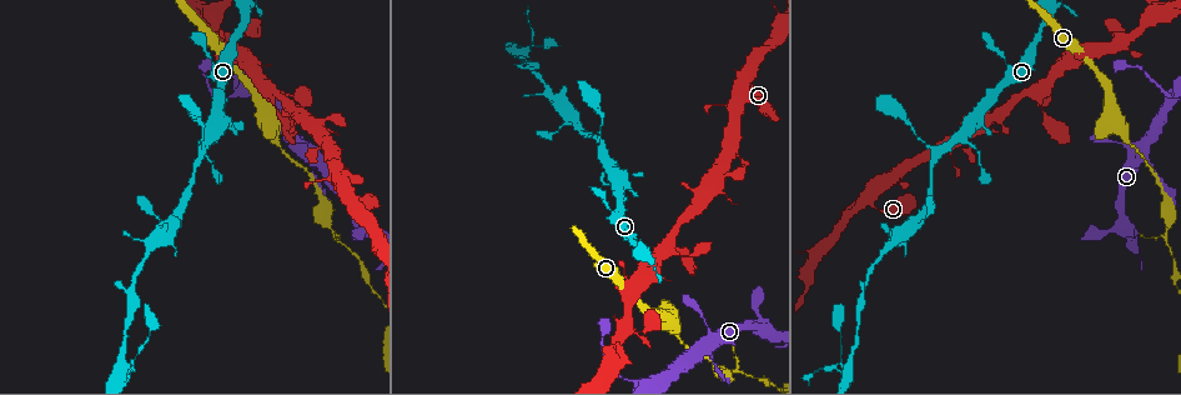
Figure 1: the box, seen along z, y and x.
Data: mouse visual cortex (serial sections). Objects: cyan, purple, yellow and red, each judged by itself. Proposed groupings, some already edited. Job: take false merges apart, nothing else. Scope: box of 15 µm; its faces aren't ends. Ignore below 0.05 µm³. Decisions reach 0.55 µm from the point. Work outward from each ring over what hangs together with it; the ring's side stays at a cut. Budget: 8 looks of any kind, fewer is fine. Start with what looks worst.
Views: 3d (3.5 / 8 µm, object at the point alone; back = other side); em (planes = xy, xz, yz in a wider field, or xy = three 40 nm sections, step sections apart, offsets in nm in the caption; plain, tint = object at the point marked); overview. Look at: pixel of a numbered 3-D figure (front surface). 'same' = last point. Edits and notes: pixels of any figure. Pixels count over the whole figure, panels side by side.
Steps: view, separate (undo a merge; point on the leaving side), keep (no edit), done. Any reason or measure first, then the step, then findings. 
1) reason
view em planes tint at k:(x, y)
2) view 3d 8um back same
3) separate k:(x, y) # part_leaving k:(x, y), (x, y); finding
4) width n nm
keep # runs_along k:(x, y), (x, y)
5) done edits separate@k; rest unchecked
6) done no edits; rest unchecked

thin neck
view 3d 3.5um back at 1:(751, 376)

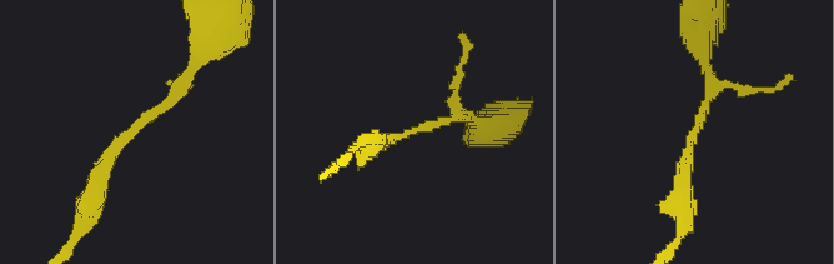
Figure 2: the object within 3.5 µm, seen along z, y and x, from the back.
view em xy step 3 tint at 2:(132, 129)

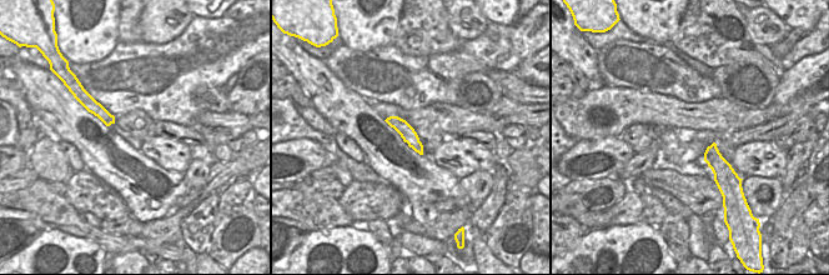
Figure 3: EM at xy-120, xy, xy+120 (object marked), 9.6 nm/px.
keep # runs_along 3:(390, 120), (395, 121), (420, 149); all the same cell

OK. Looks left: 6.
narrows sharply
view 3d 8um at 1:(595, 135)

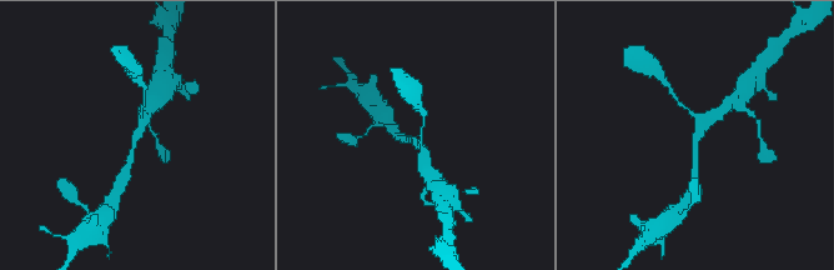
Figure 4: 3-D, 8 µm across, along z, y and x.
view em planes tint at 4:(413, 141)

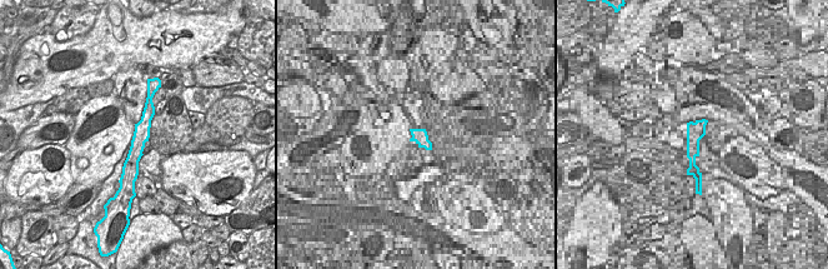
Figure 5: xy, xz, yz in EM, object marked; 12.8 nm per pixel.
arm_widths 200, 250 nm
keep # runs_along 4:(145, 119), (135, 135), (122, 183); continuous, no second cell

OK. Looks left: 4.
four arms meet
view 3d 8um at 1:(713, 337)

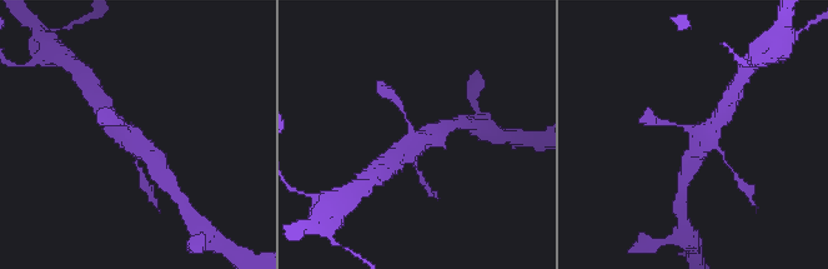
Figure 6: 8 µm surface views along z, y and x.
closer look
view 3d 3.5um at 6:(415, 137)

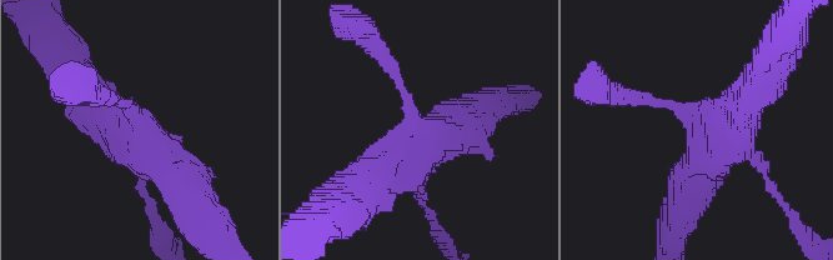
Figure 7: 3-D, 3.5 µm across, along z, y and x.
keep # runs_along 7:(190, 203), (182, 179), (83, 90); one cell here

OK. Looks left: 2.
view 3d 8um at 1:(638, 286)

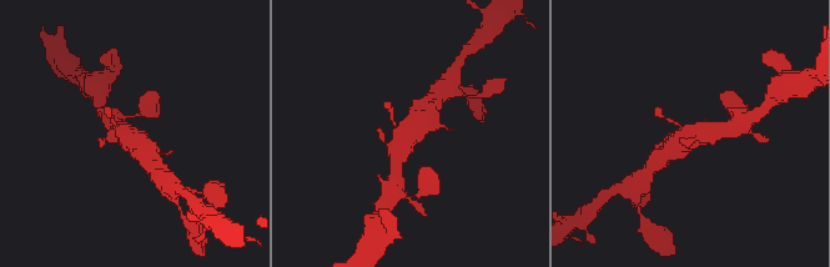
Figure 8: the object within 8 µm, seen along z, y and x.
view em xy step 1 tint at 8:(685, 135)

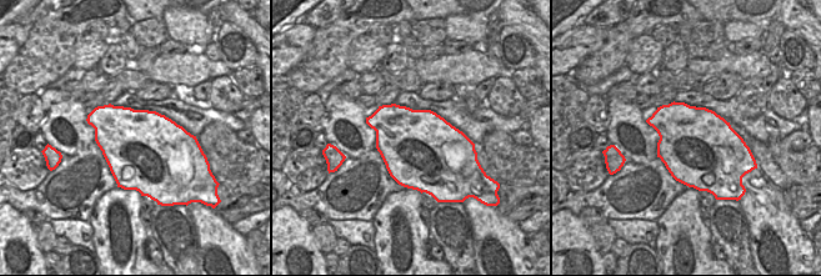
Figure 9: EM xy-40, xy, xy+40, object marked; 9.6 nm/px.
width 750 nm
keep # runs_along 8:(429, 111), (410, 131), (396, 165); all the same cell

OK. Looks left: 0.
done no edits; rest unchecked

